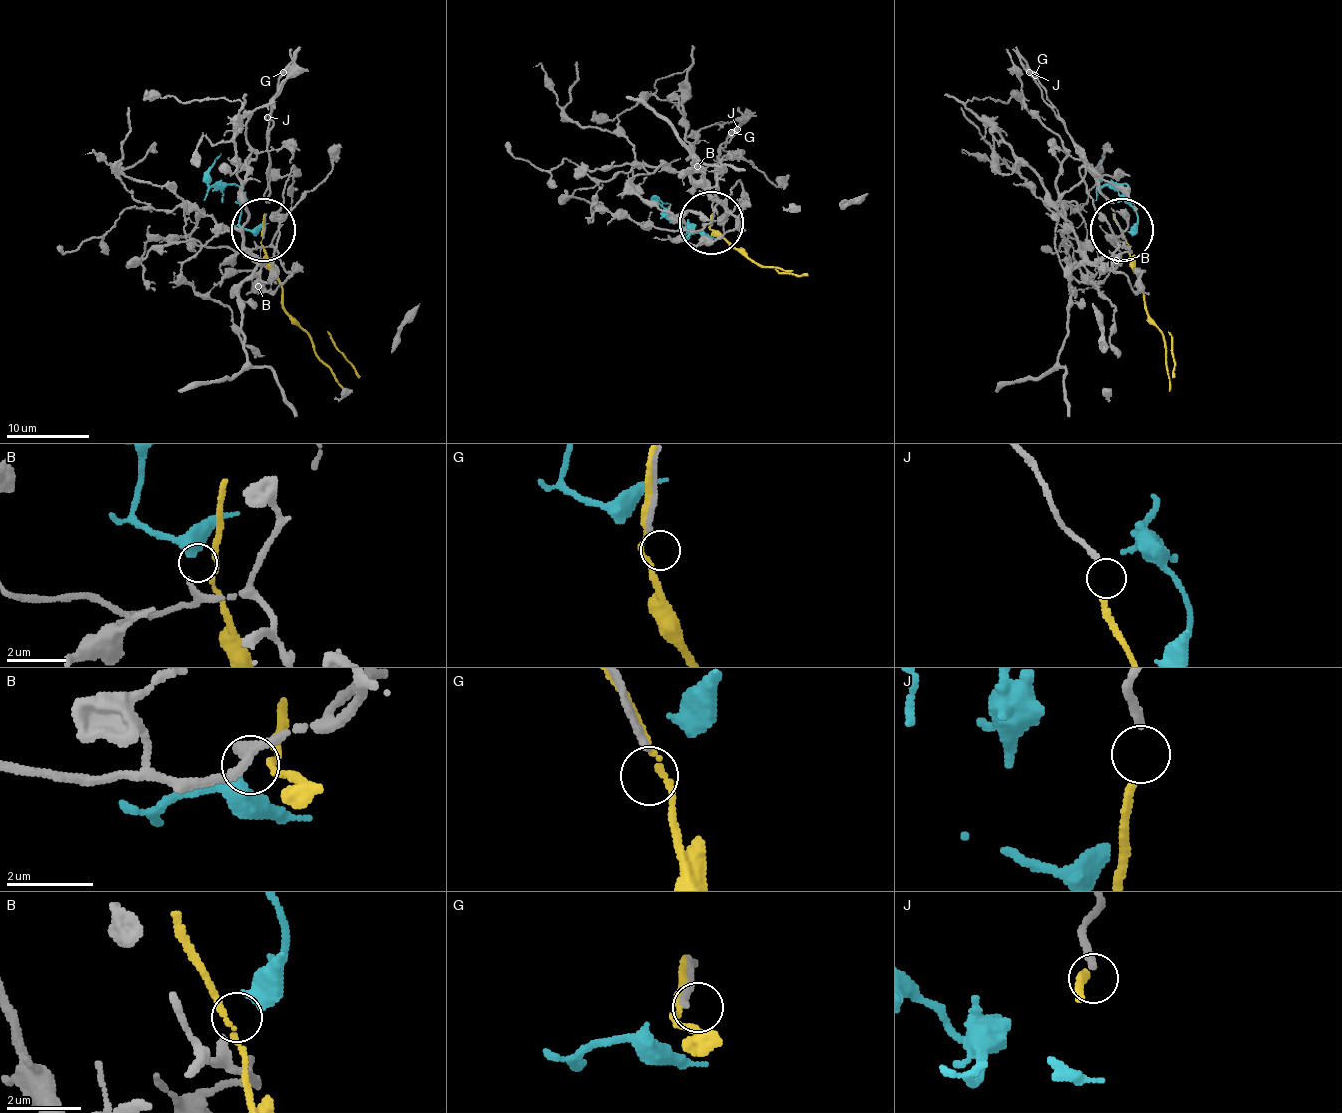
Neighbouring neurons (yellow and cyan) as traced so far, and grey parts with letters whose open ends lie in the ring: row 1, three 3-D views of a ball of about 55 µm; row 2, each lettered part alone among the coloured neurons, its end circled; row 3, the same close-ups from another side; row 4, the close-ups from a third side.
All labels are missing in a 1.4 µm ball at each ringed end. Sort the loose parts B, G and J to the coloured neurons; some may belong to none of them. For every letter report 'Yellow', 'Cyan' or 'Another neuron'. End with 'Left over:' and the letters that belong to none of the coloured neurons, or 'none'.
B: Cyan
G: Another neuron
J: Yellow
Left over: G

